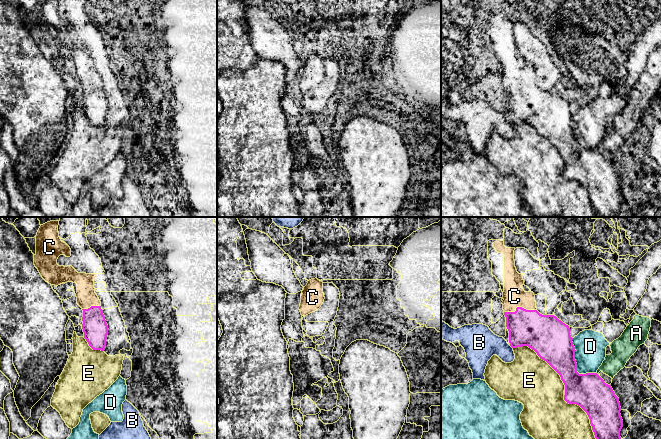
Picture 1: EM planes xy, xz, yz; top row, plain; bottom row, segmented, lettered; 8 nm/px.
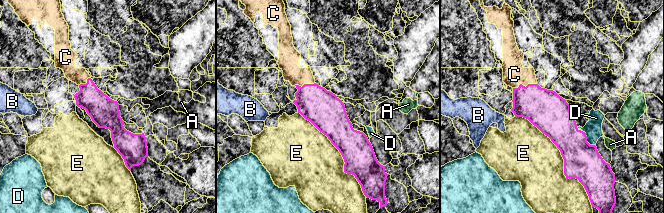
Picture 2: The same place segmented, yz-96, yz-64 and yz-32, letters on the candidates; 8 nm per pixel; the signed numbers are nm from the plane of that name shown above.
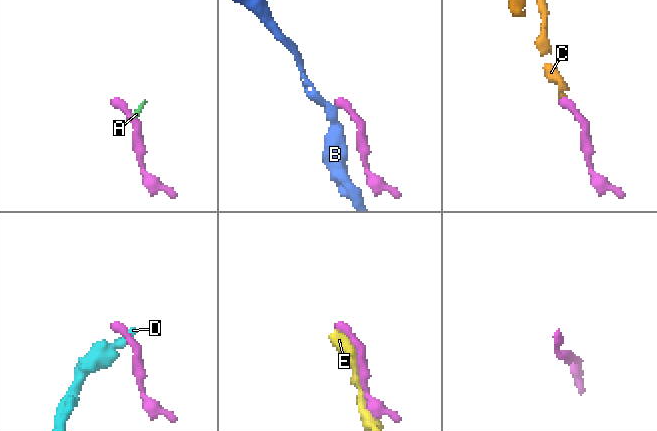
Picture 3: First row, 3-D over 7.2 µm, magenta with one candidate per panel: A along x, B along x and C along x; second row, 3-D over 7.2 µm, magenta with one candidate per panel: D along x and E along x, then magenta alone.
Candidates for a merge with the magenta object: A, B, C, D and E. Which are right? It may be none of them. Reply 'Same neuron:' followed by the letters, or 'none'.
Same neuron: C

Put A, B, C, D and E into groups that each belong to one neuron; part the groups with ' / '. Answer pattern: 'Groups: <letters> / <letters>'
Groups: A / B / C / D / E

